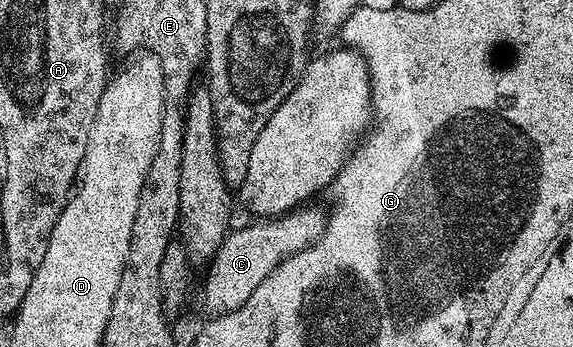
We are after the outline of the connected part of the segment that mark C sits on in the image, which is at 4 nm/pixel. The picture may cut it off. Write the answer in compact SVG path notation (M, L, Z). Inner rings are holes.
M300 207L292 209L290 213L284 213L274 219L255 219L252 225L247 225L244 229L232 228L227 237L221 243L221 247L215 252L215 257L206 266L207 278L203 281L203 305L211 312L211 315L222 315L237 311L265 283L265 279L278 267L279 262L291 257L297 251L307 249L323 234L327 228L328 214L319 209L307 209L311 207Z

